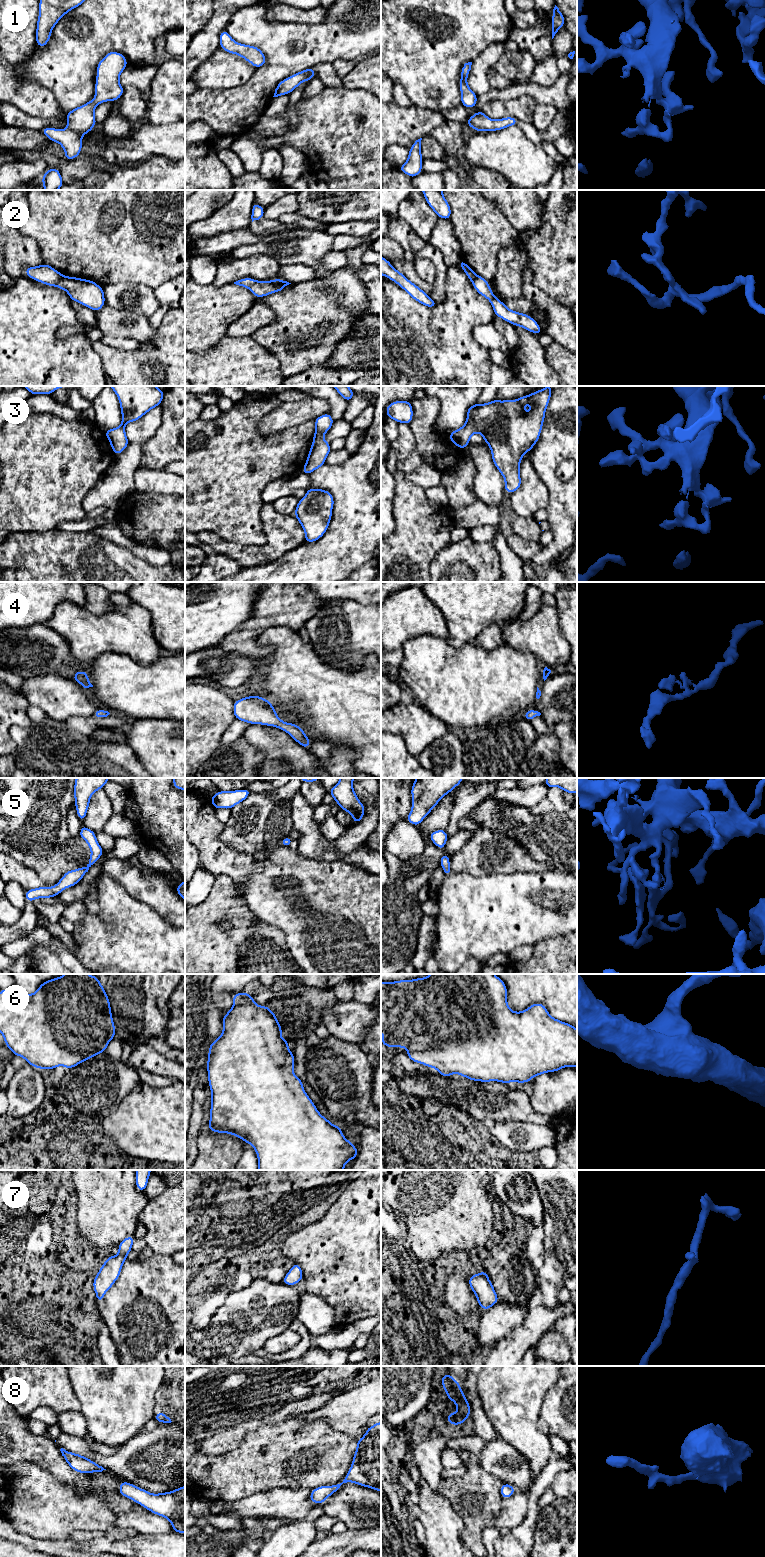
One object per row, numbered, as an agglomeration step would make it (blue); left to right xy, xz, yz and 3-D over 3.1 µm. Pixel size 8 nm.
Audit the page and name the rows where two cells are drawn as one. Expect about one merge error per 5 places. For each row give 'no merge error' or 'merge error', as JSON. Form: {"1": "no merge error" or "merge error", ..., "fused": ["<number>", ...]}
{"1": "no merge error", "2": "merge error", "3": "no merge error", "4": "no merge error", "5": "no merge error", "6": "no merge error", "7": "no merge error", "8": "no merge error", "fused": ["2"]}

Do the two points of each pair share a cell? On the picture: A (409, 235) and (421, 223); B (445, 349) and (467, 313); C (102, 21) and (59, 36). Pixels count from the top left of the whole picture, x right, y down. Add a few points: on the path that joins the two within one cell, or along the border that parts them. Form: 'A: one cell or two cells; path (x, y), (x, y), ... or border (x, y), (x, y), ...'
A: two cells; border (398, 216), (422, 241), (422, 247), (417, 252)
B: one cell; path (445, 340), (445, 335), (458, 322)
C: one cell; path (91, 28), (84, 33), (76, 33), (70, 36)

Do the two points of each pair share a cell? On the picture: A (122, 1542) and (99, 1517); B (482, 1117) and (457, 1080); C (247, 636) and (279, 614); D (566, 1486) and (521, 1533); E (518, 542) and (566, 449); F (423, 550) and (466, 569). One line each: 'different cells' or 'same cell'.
A: different cells
B: same cell
C: same cell
D: different cells
E: different cells
F: different cells

